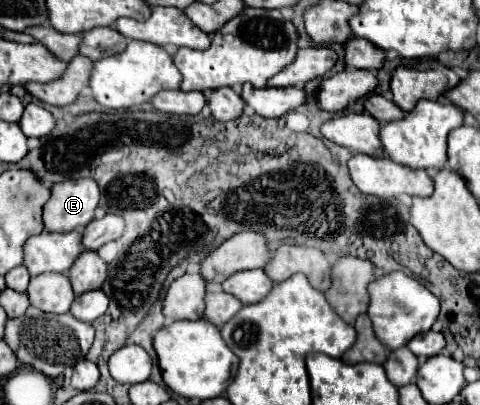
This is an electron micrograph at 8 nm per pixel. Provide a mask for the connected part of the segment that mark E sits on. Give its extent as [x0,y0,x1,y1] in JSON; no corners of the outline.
[44,179,100,231]

